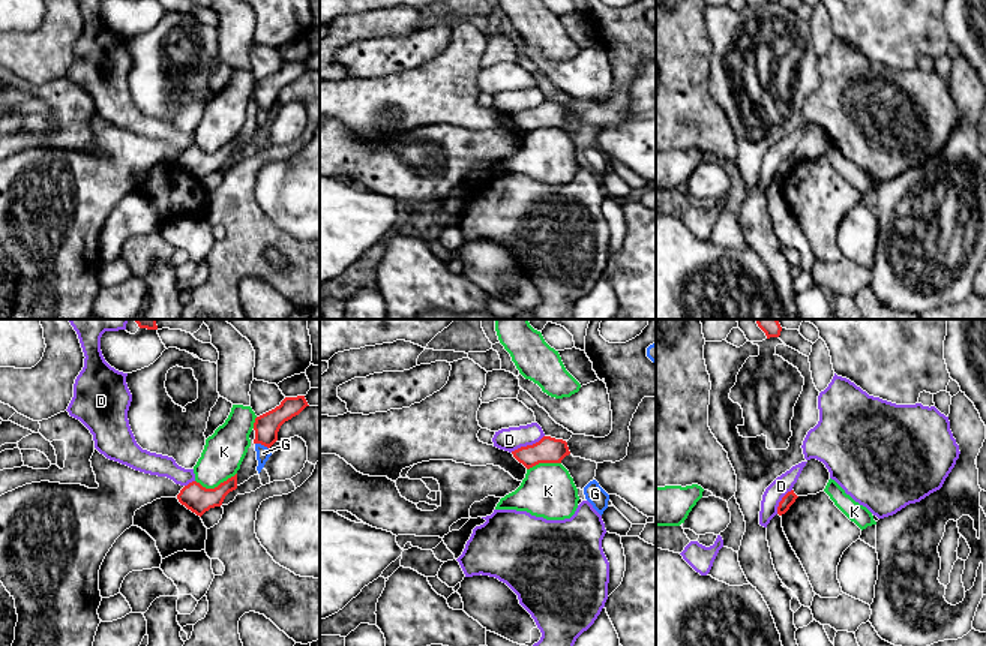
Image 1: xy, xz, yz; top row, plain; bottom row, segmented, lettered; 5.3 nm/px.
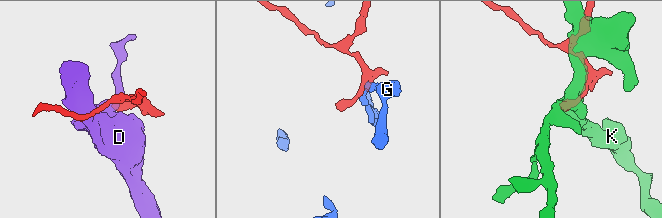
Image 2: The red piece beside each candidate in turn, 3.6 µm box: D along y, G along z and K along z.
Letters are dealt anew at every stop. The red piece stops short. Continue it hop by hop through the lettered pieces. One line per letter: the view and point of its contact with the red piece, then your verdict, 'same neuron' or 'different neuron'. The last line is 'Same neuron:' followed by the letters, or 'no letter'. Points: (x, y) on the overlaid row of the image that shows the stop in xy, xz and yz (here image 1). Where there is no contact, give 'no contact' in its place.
D: xz (527, 445) | different neuron
G: xy (263, 444) | different neuron
K: xy (215, 487) | different neuron
Same neuron: no letter

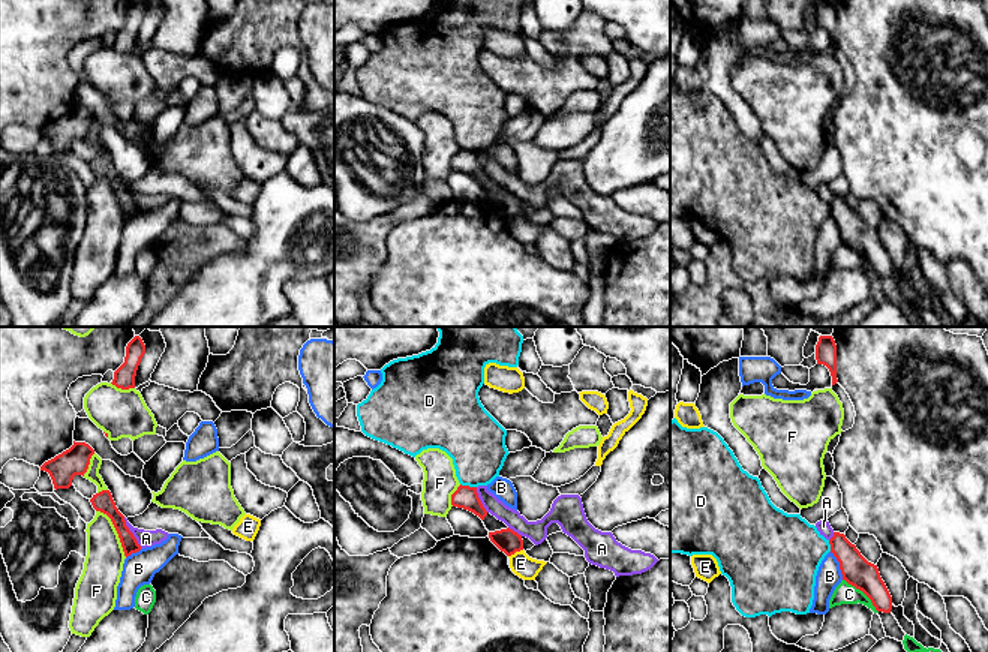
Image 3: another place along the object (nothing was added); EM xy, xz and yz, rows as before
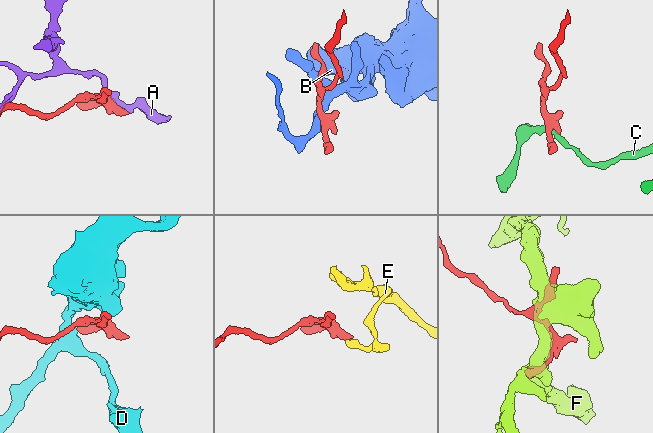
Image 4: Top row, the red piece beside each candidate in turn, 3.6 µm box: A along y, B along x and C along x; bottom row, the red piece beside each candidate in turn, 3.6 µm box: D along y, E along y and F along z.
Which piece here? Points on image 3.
A: xy (131, 532) | different neuron
B: yz (840, 565) | different neuron
C: yz (862, 591) | different neuron
D: xz (468, 486) | different neuron
E: xz (514, 552) | different neuron
F: xy (116, 529) | different neuron
Same neuron: no letter

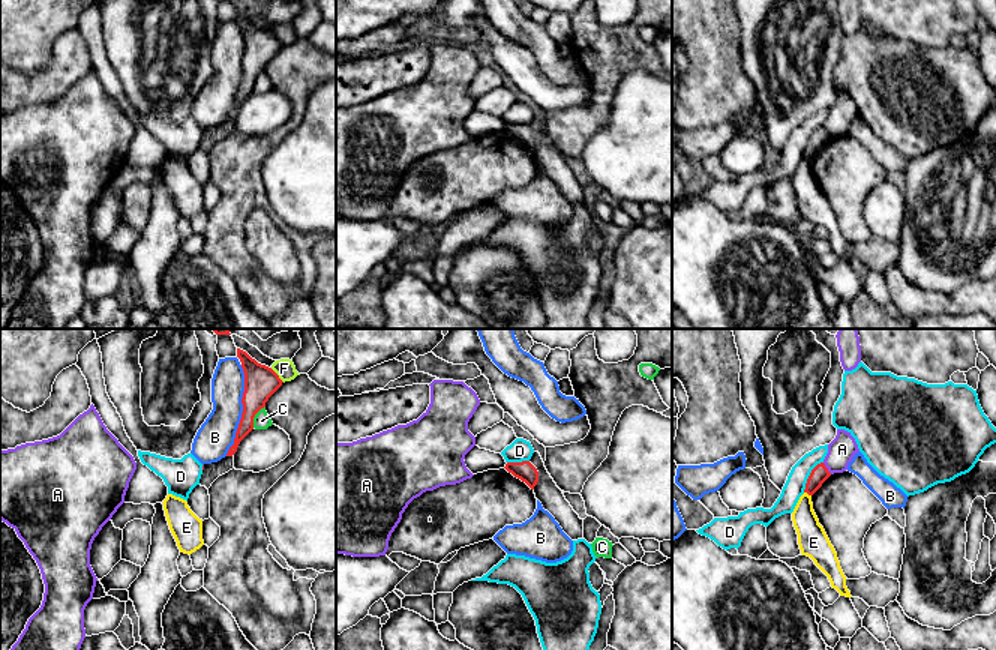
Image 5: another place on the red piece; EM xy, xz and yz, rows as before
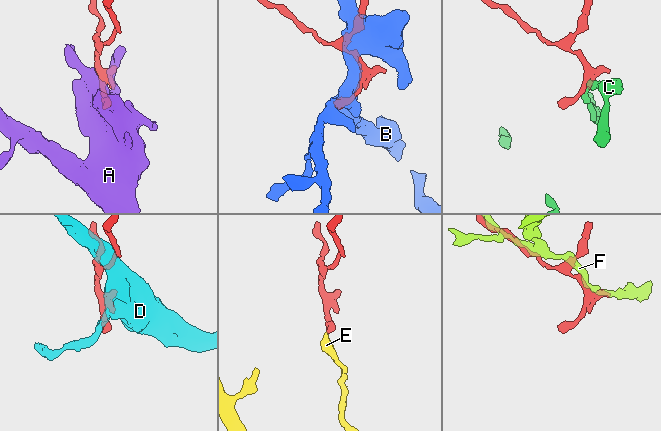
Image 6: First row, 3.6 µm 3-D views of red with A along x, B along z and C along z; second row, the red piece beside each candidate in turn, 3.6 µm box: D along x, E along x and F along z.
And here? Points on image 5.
A: yz (827, 469) | different neuron
B: xy (243, 410) | different neuron
C: xy (254, 416) | different neuron
D: yz (809, 476) | different neuron
E: yz (807, 493) | different neuron
F: xy (278, 376) | different neuron
Same neuron: no letter

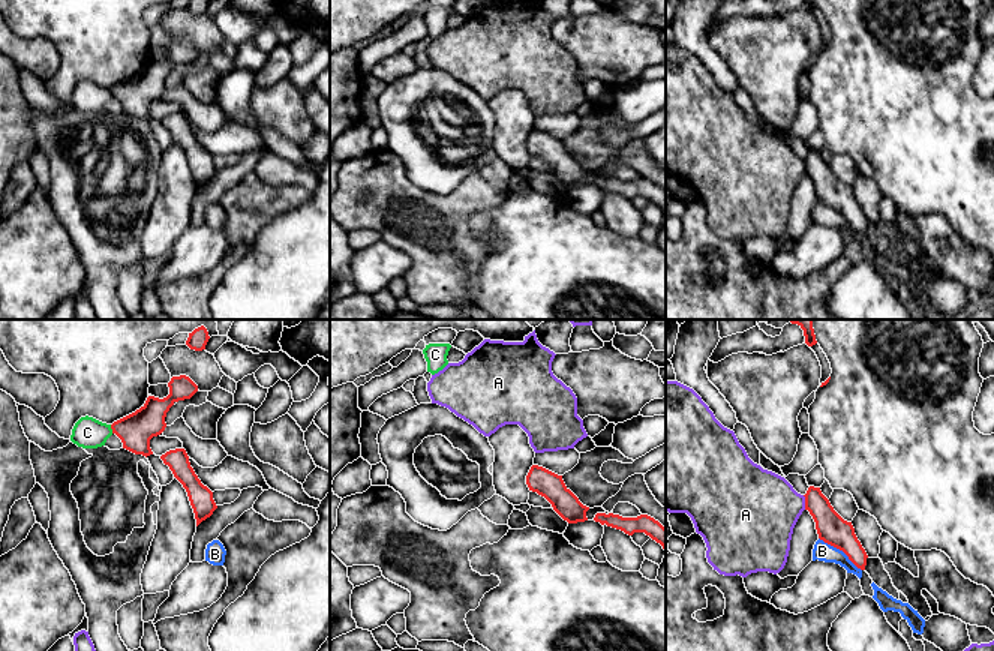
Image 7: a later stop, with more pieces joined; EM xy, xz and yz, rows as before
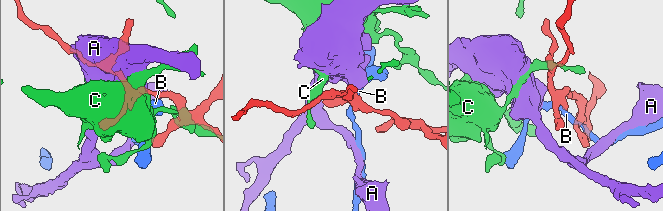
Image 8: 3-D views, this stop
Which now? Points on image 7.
A: yz (805, 503) | different neuron
B: yz (840, 549) | different neuron
C: xy (111, 428) | different neuron
Same neuron: no letter

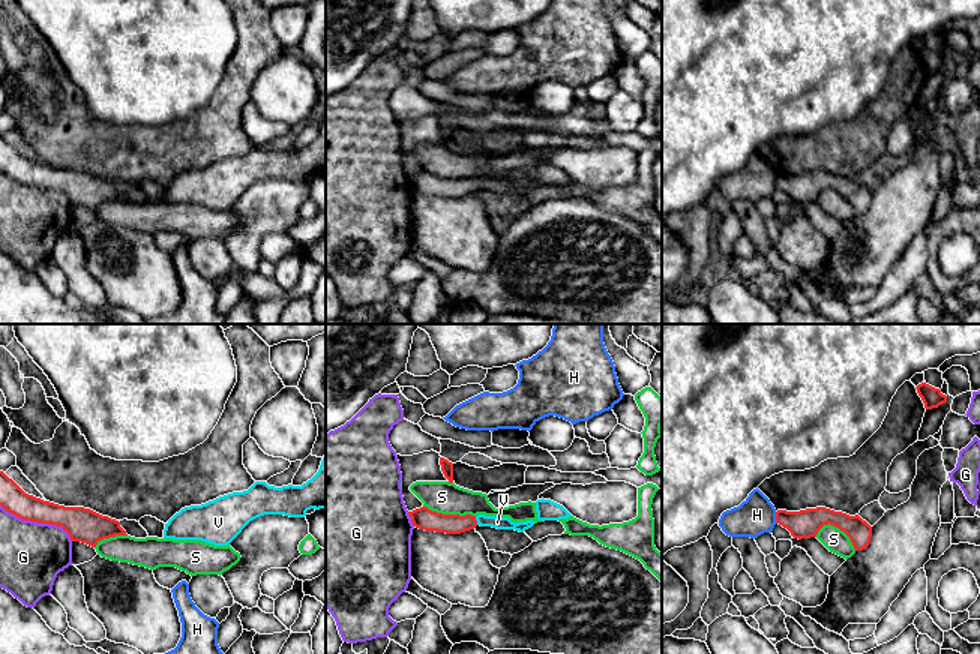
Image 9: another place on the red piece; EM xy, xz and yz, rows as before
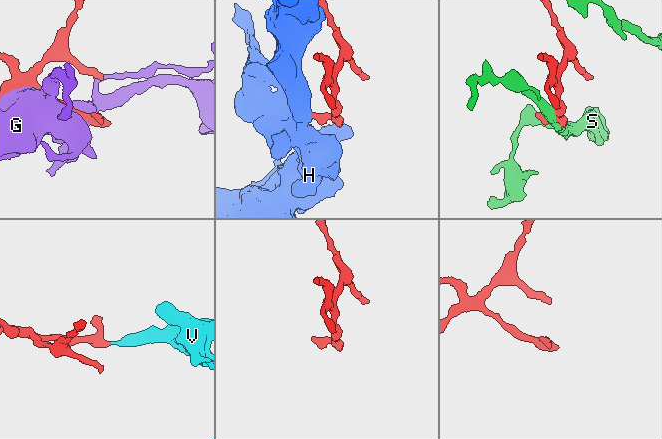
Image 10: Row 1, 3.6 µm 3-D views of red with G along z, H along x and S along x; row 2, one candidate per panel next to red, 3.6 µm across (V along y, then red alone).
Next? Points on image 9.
G: xy (38, 522) | different neuron
H: yz (776, 518) | different neuron
S: xz (449, 515) | different neuron
V: xz (476, 521) | same neuron
Same neuron: V

